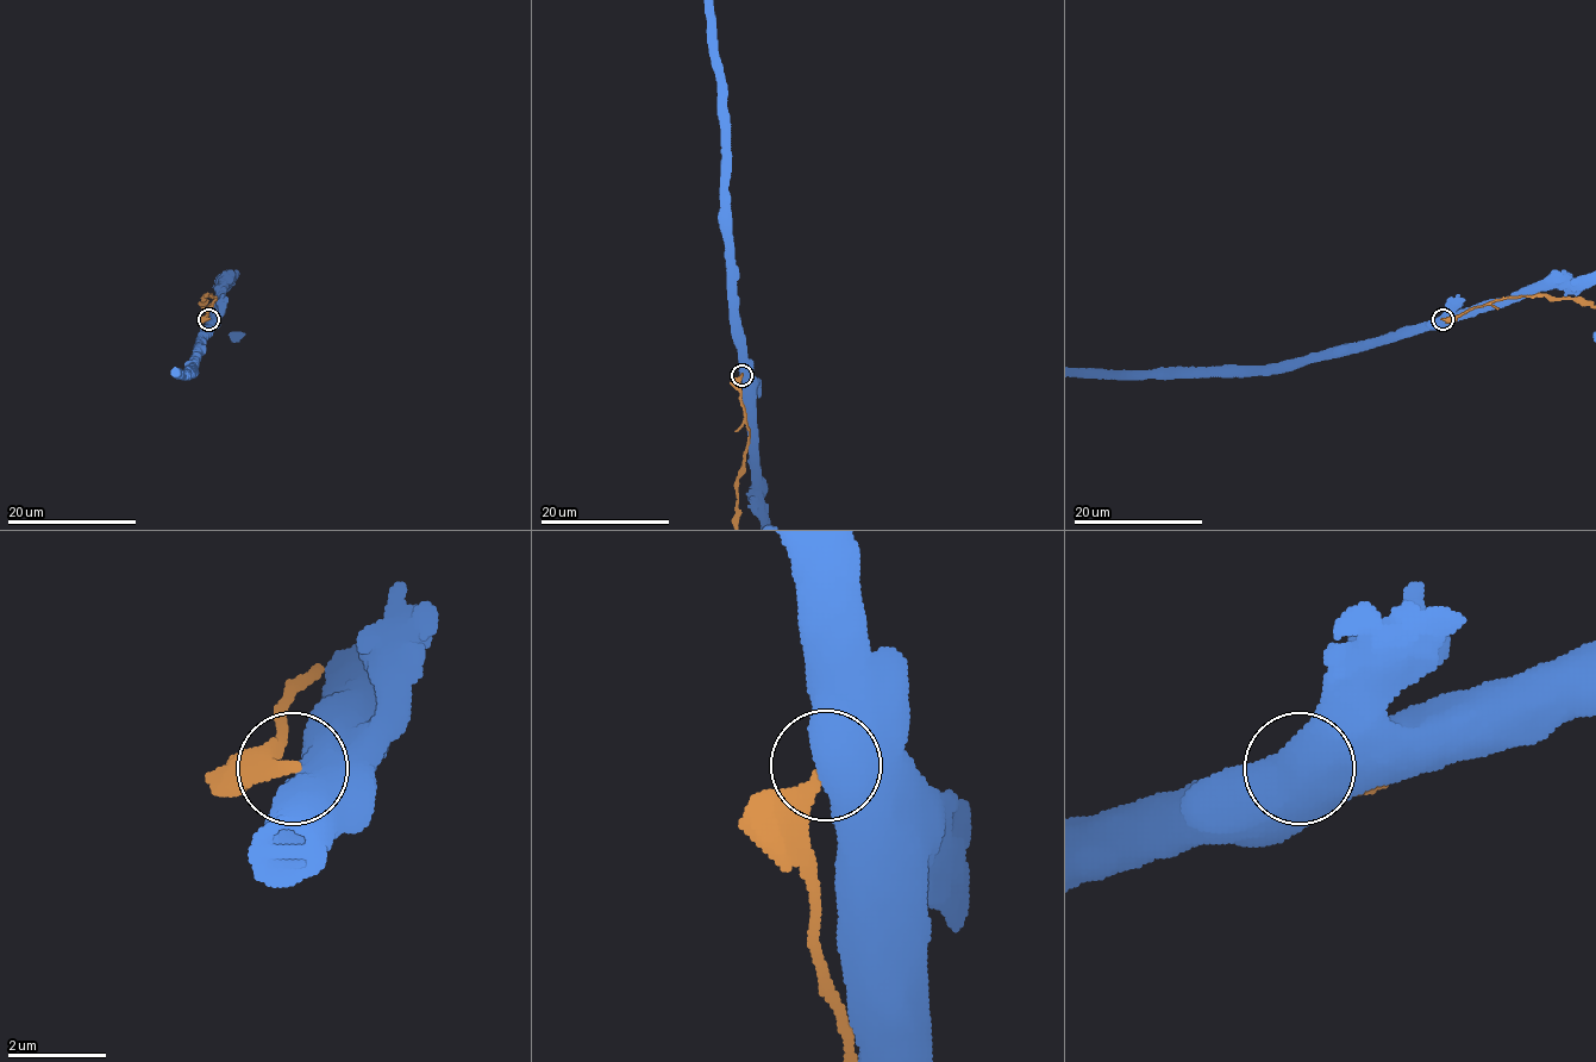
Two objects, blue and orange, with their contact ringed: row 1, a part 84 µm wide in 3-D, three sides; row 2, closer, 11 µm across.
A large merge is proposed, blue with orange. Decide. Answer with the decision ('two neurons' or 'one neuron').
two neurons

